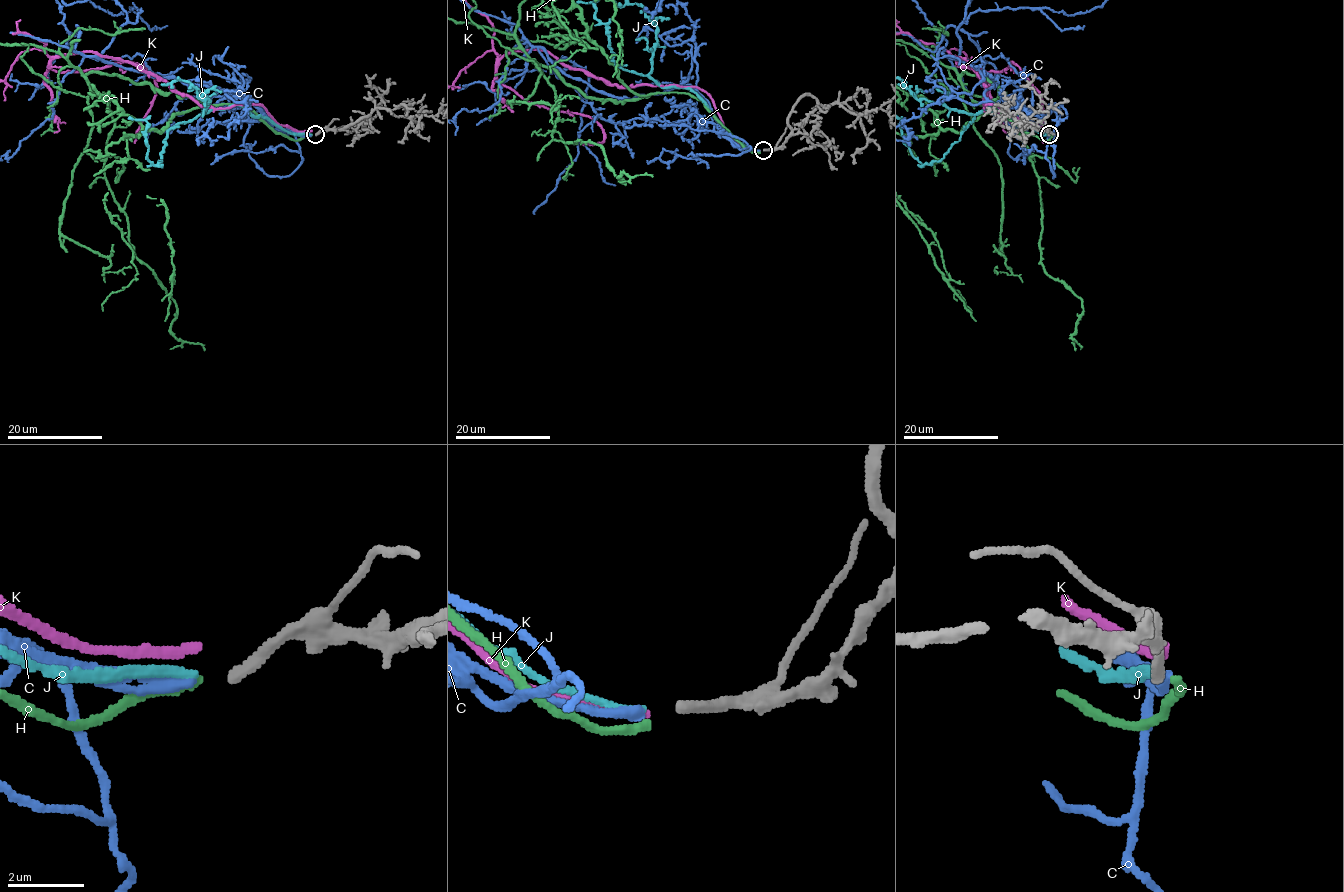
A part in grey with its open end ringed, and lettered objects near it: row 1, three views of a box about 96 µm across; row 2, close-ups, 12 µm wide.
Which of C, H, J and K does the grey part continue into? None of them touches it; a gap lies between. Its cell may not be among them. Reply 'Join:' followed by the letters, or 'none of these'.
Join: C

